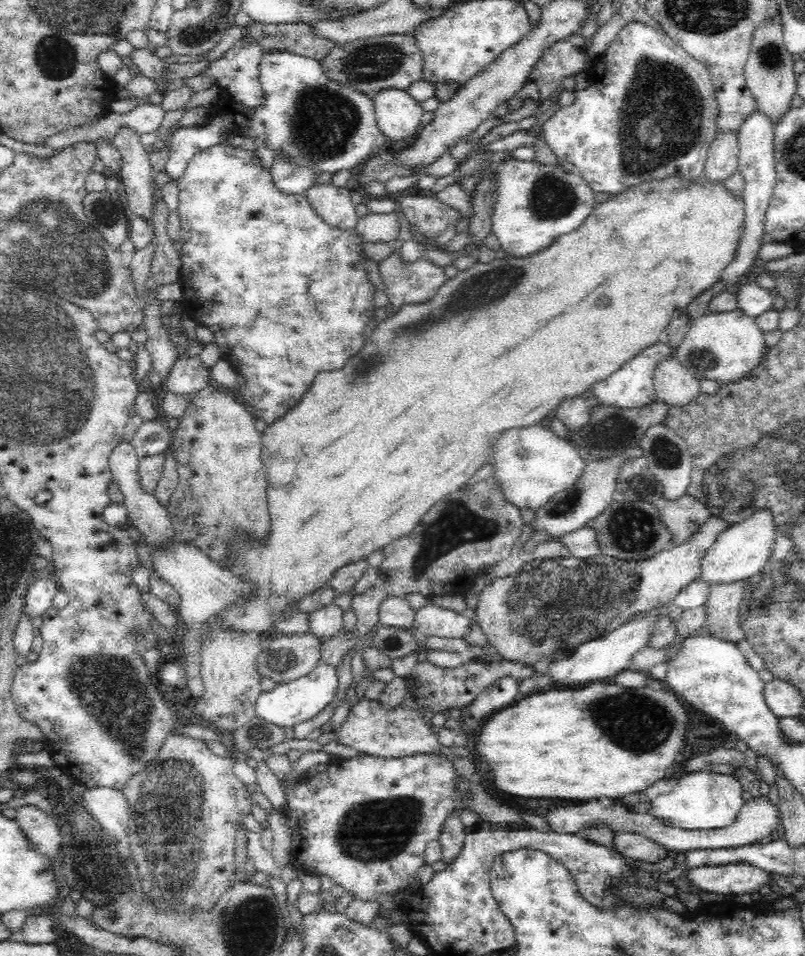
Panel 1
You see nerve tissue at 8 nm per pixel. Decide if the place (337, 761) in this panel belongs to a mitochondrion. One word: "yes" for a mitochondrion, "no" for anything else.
no

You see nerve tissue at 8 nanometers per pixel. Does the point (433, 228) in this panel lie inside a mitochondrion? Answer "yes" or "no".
yes

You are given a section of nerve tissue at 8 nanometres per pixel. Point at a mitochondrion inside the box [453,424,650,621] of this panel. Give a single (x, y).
(571, 502)

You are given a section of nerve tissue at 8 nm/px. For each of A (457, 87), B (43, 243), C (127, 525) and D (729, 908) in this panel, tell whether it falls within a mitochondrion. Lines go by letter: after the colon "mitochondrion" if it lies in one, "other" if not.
A: other
B: mitochondrion
C: other
D: other

